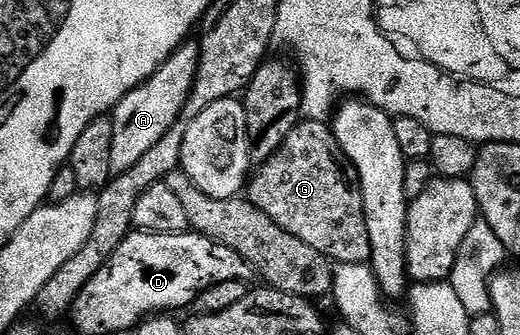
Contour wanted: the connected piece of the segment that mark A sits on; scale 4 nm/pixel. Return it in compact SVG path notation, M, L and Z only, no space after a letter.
M189 40L179 46L138 89L131 90L125 98L111 111L110 117L114 124L114 144L110 144L110 168L113 175L126 172L126 168L134 168L138 160L142 160L145 152L150 152L172 125L180 120L180 113L188 94L194 84L194 76L200 59L200 47L195 41Z

